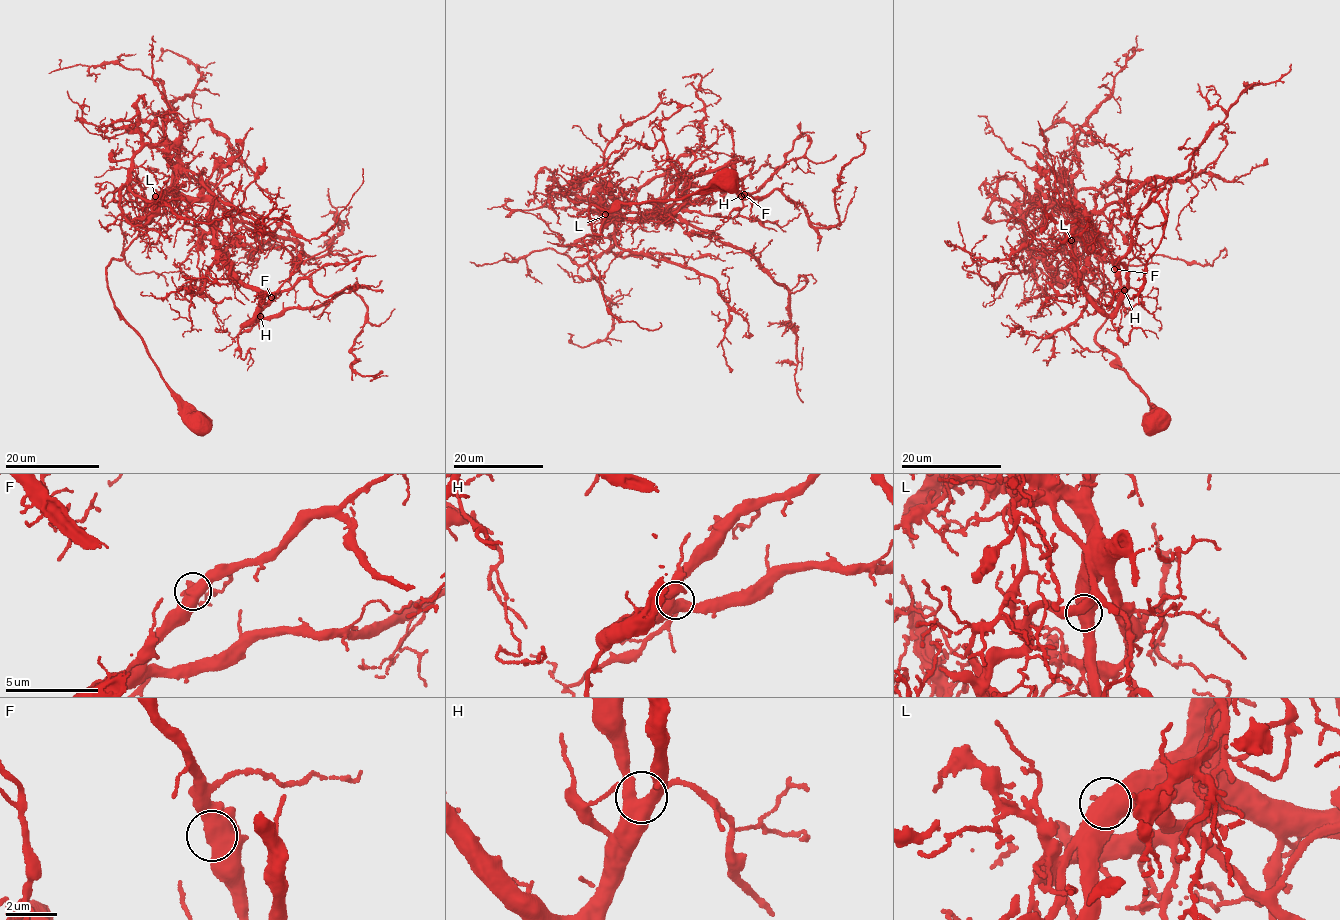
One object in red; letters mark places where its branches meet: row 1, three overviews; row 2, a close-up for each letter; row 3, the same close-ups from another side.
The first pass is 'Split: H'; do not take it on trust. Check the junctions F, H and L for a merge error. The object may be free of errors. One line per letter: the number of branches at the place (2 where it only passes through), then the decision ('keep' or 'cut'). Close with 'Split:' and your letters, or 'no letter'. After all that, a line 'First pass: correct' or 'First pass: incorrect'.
F: branches 4; keep
H: branches 4; keep
L: branches 4; keep
Split: no letter
First pass: incorrect

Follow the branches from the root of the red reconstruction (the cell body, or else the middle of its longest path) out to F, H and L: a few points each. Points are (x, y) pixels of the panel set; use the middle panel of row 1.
F: (727, 179), (592, 205), (592, 230), (603, 211), (650, 217), (676, 183), (729, 163), (744, 194)
H: (727, 179), (592, 205), (592, 230), (603, 211), (650, 217), (676, 183), (729, 163), (741, 196)
L: (727, 179), (664, 202), (607, 212), (592, 205), (594, 233), (606, 215)

